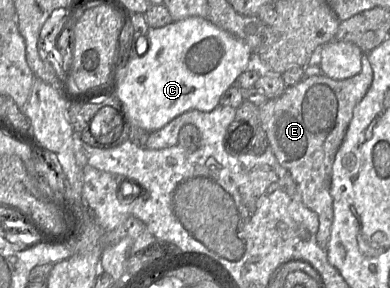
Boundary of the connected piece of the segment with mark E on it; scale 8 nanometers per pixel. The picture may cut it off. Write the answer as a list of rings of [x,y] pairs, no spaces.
[[[363,54],[360,72],[347,79],[335,80],[325,75],[304,77],[284,93],[259,107],[261,125],[269,146],[279,164],[292,176],[303,203],[318,216],[317,240],[327,246],[333,220],[333,199],[330,194],[332,165],[354,108],[366,94],[373,77],[372,67]]]

